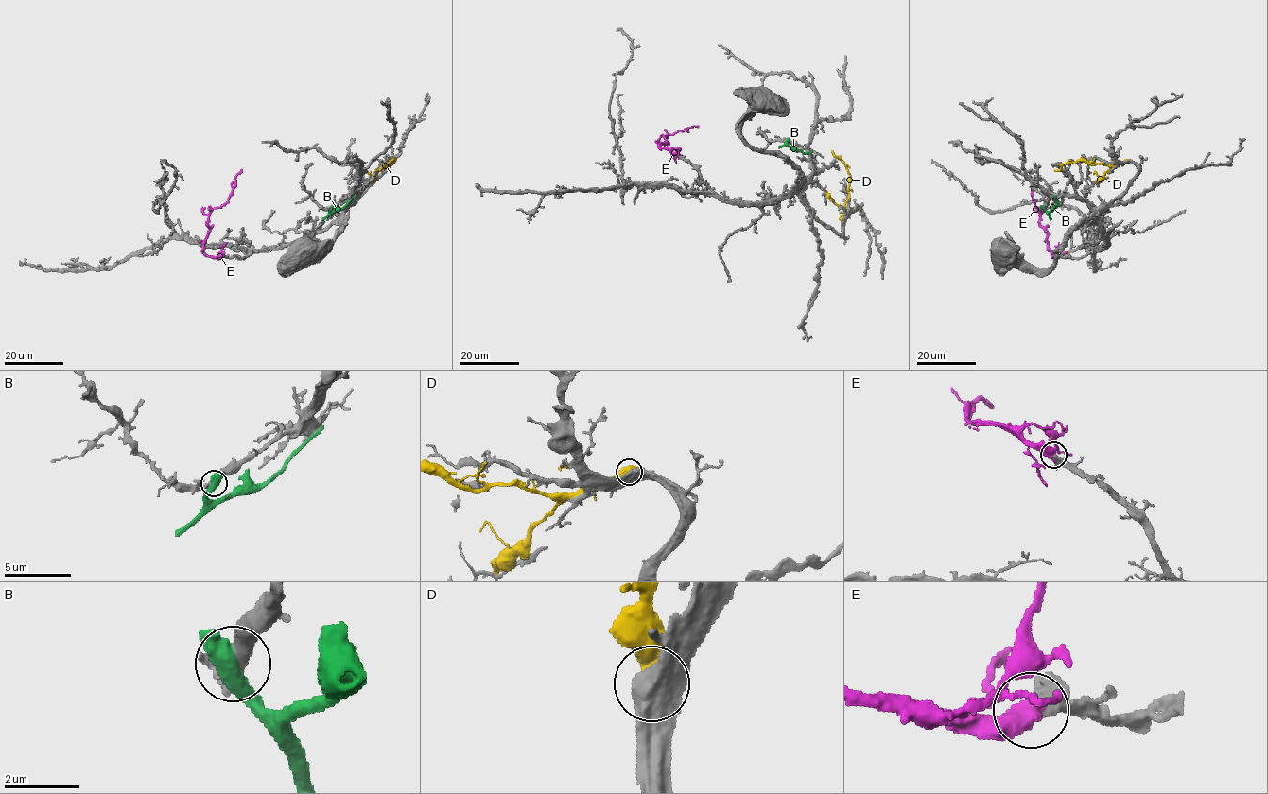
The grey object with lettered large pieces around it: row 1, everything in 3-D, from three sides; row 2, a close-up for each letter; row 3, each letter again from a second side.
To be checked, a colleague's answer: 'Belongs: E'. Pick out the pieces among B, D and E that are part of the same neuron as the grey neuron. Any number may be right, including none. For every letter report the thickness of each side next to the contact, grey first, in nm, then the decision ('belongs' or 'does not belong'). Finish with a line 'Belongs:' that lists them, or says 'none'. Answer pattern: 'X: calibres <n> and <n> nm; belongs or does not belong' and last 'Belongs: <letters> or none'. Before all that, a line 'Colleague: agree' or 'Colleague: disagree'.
Colleague: agree
B: calibres 380 and 700 nm; does not belong
D: calibres 700 and 650 nm; does not belong
E: calibres 280 and 600 nm; belongs
Belongs: E

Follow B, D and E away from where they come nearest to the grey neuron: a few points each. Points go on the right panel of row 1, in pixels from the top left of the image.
B: (1044, 208), (1049, 212), (1056, 204), (1055, 195)
D: (1126, 161), (1107, 164), (1078, 160), (1054, 170)
E: (1058, 257), (1052, 256), (1047, 232), (1039, 223), (1038, 208), (1032, 198), (1031, 169)

